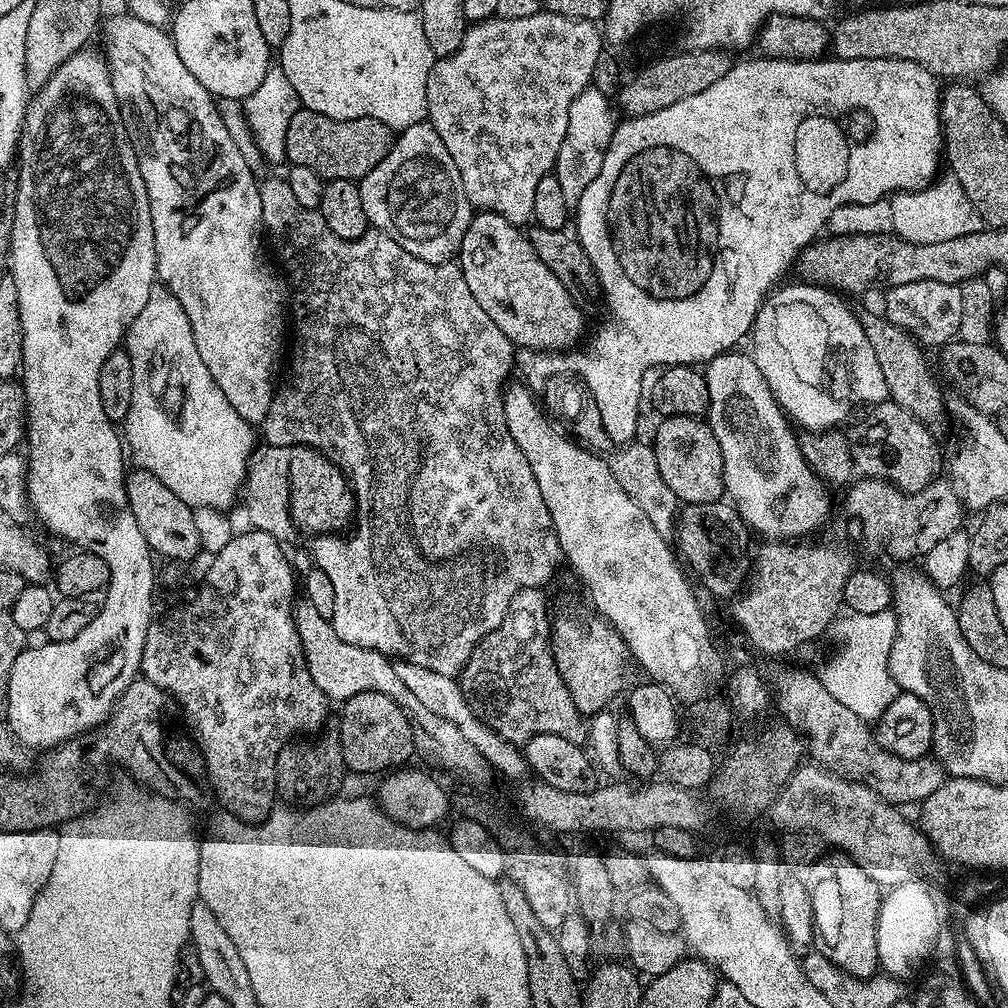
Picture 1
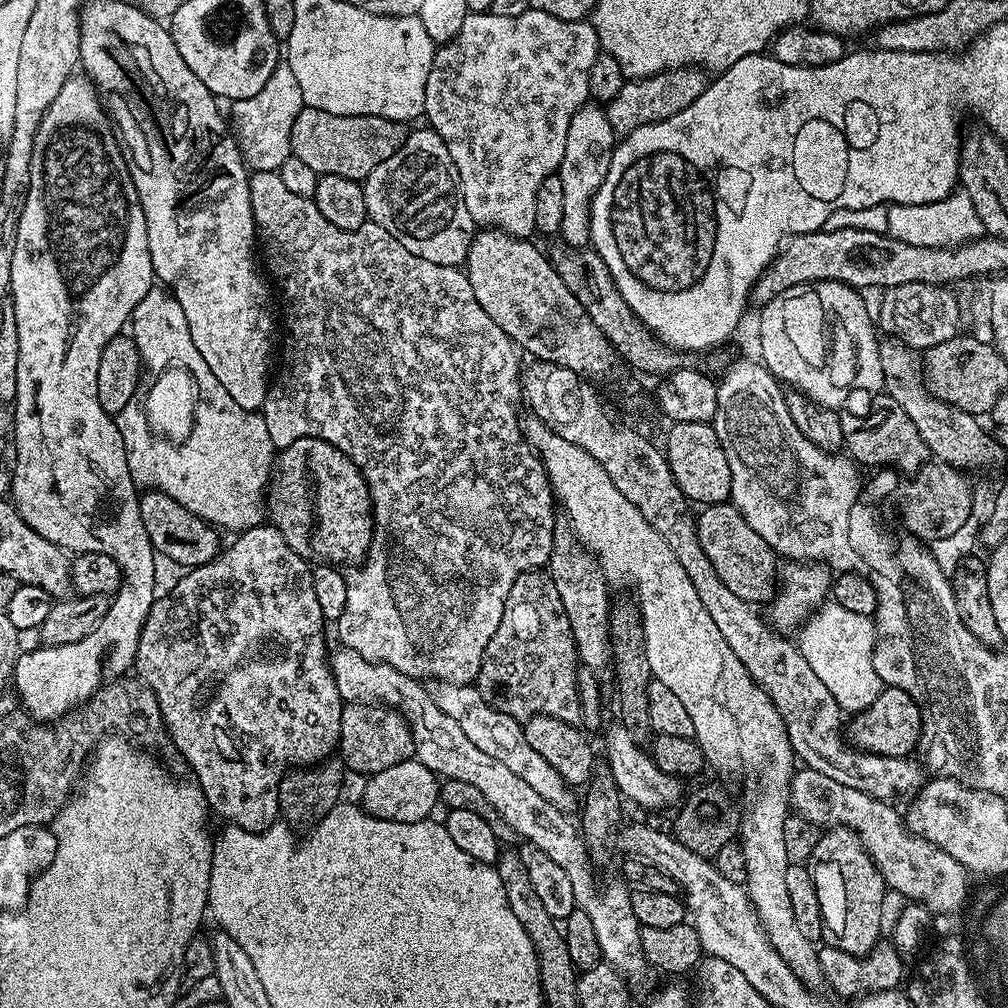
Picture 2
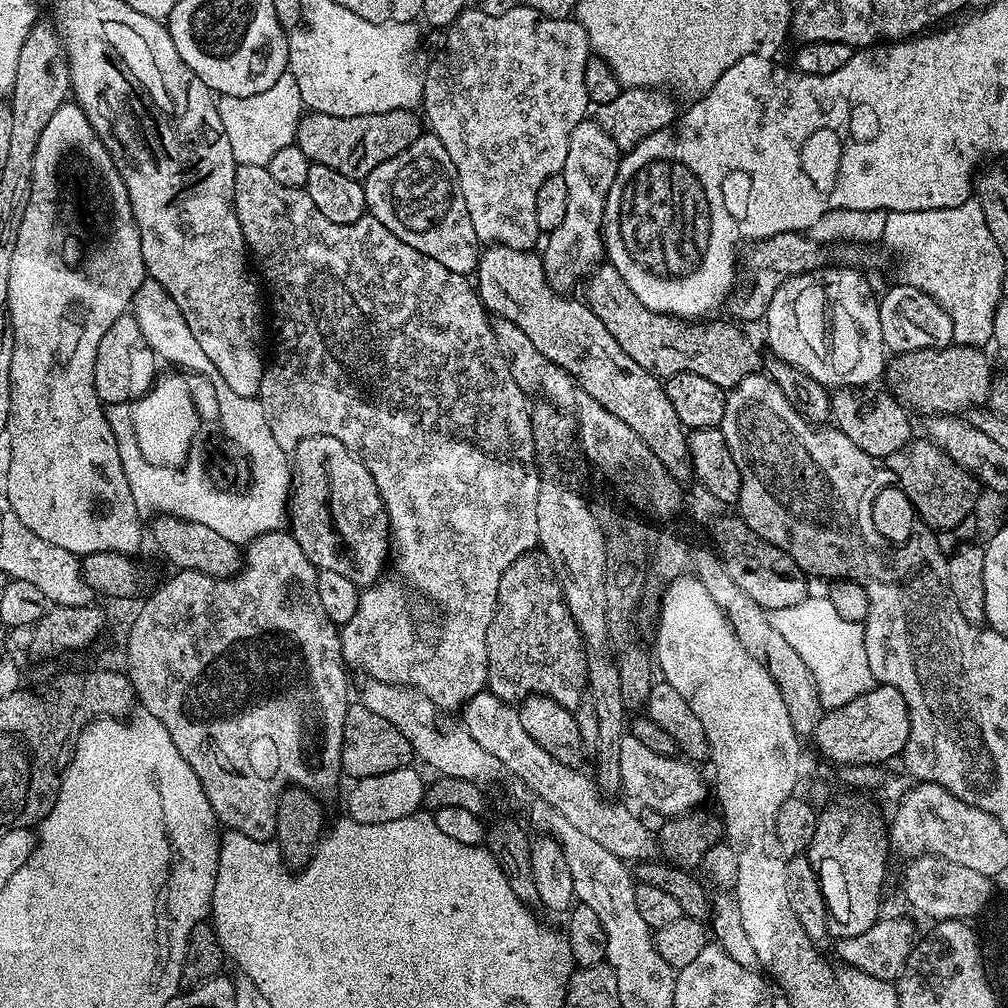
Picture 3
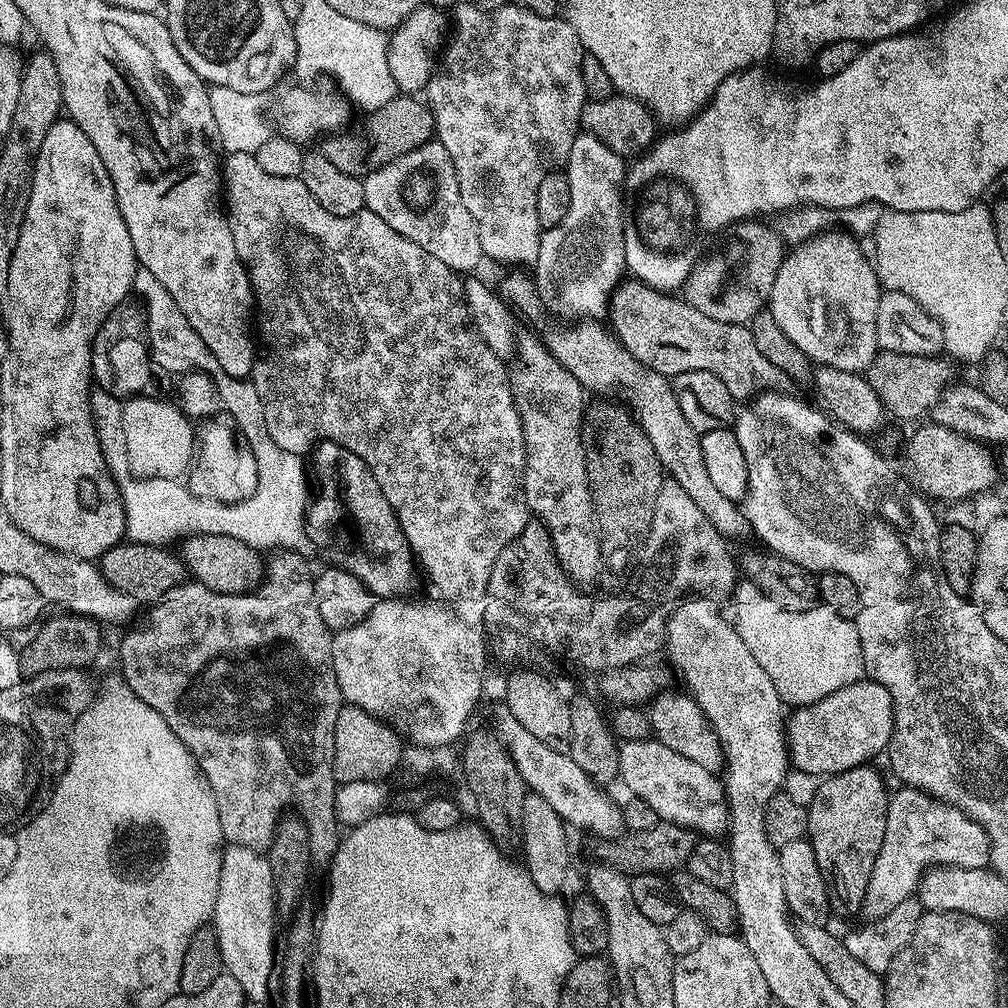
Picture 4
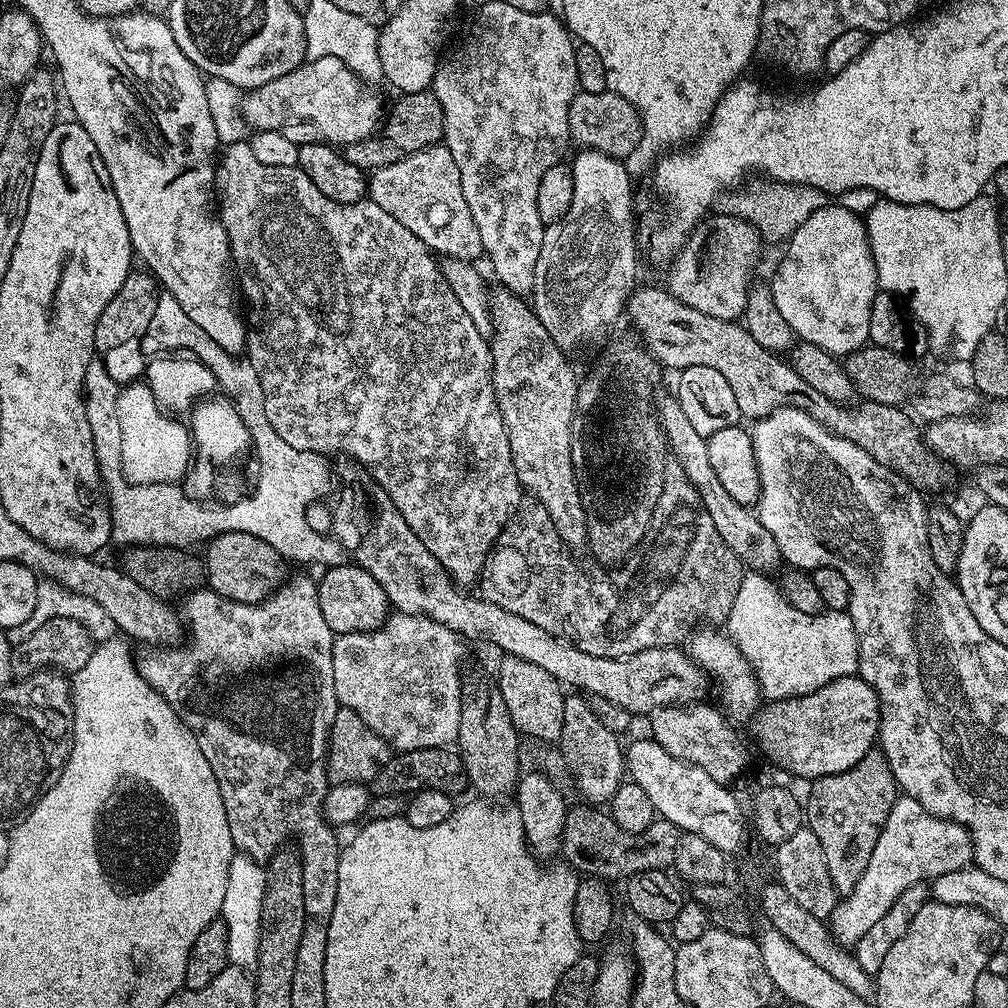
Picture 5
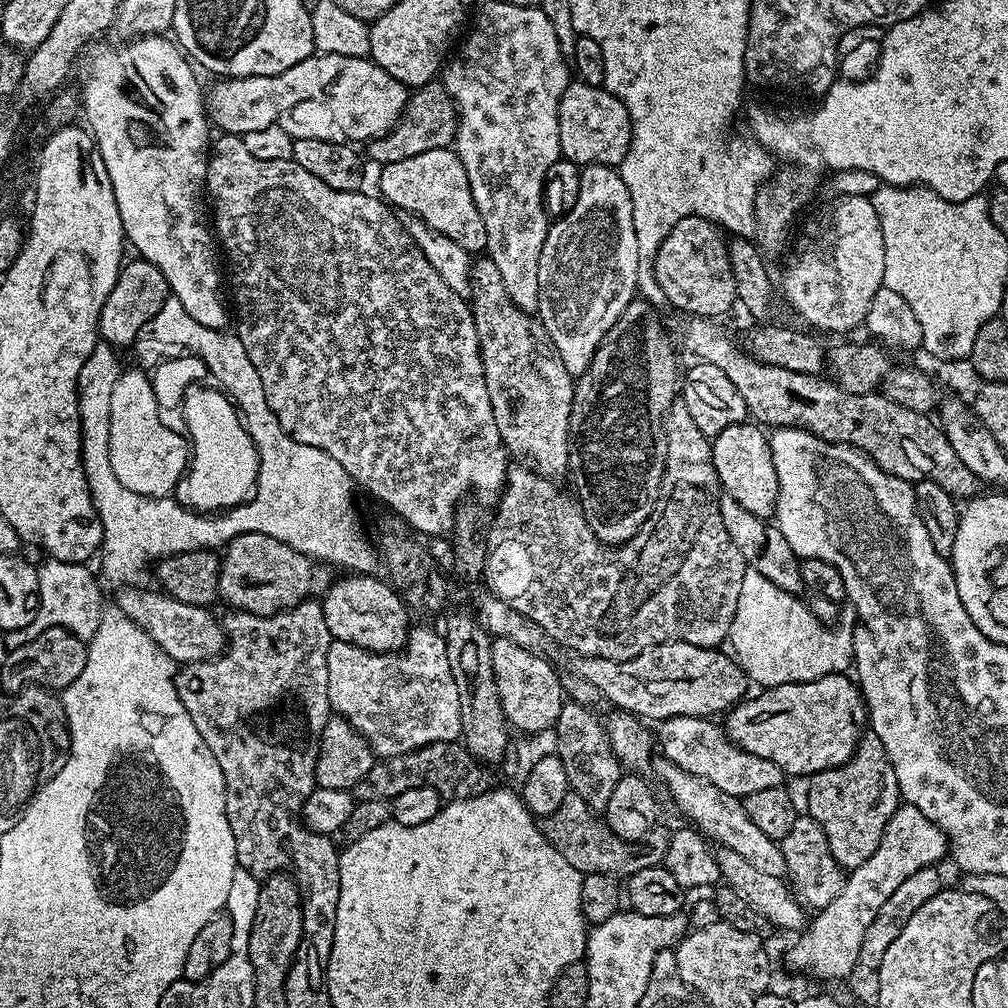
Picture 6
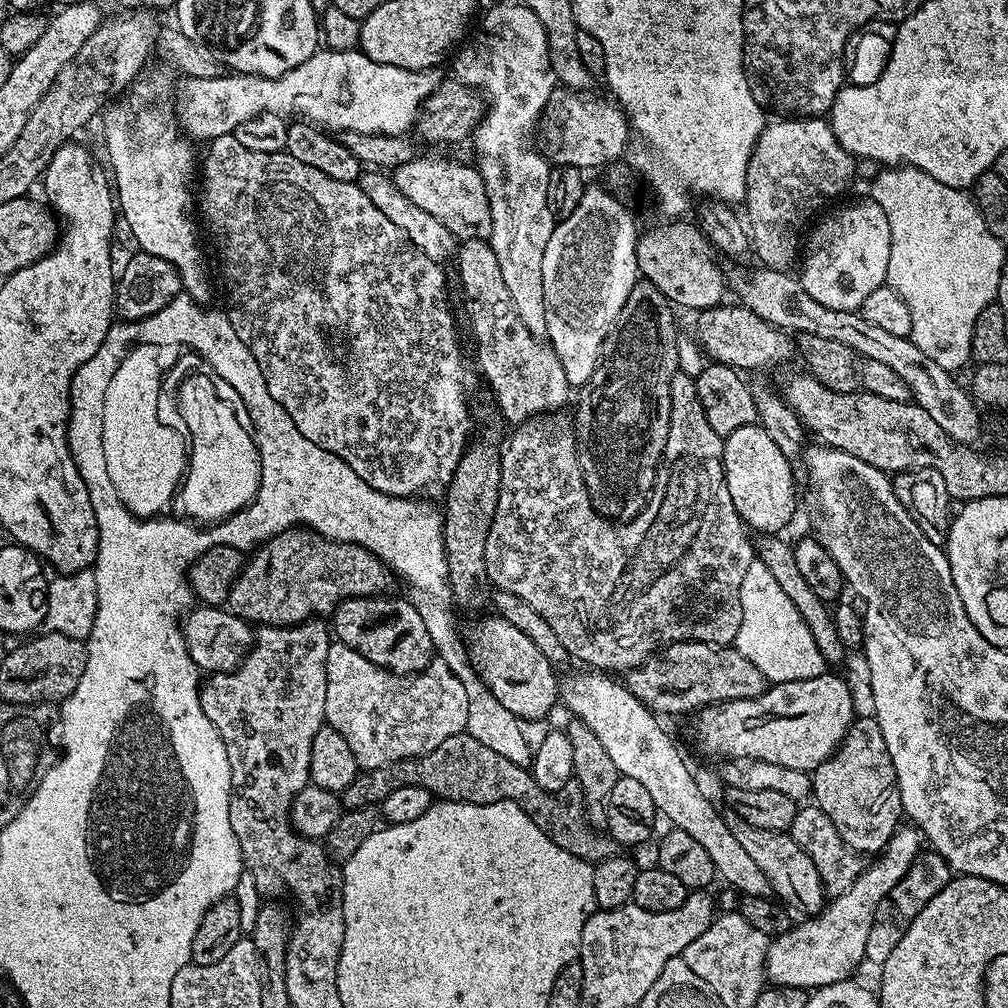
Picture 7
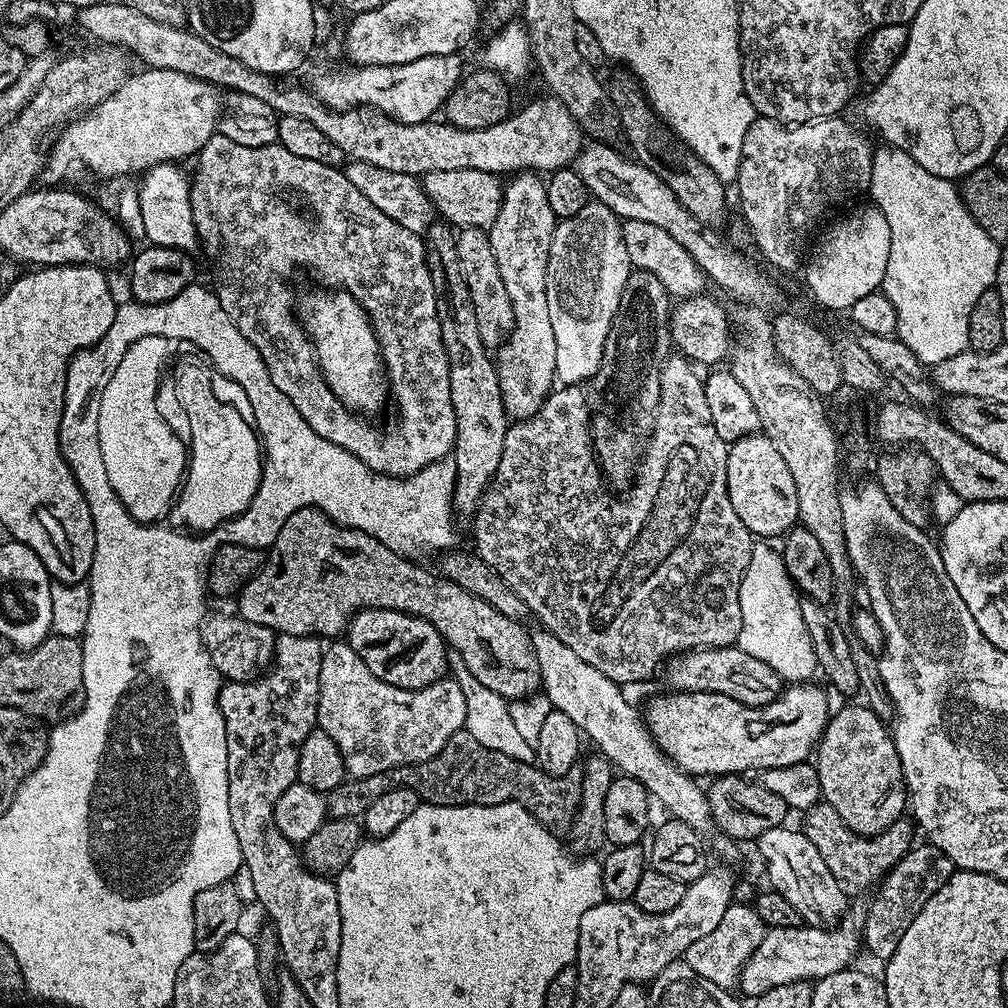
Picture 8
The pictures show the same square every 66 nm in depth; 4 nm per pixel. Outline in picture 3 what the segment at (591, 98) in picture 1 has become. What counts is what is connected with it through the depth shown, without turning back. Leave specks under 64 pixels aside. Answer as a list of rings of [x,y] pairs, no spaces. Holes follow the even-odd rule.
[[[585,118],[574,126],[562,173],[570,203],[566,206],[566,218],[558,225],[558,230],[547,233],[542,251],[545,278],[559,294],[571,293],[571,288],[576,283],[579,285],[605,259],[604,203],[616,177],[621,155],[622,149],[616,145],[614,138],[610,138],[610,134],[606,134],[606,130],[602,130],[602,126],[598,126],[595,118]]]

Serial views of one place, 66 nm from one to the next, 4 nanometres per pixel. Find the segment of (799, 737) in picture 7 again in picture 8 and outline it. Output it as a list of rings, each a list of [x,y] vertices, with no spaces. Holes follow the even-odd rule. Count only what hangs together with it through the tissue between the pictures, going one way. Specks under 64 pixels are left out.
[[[816,682],[793,683],[785,687],[776,700],[762,706],[743,705],[725,694],[669,691],[667,695],[656,696],[648,705],[643,705],[644,722],[658,747],[693,778],[756,774],[765,768],[805,763],[815,753],[830,715],[828,696]]]

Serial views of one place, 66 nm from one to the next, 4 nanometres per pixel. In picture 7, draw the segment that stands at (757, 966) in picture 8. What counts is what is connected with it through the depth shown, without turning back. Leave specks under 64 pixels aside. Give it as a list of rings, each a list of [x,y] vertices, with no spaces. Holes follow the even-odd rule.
[[[915,826],[897,828],[895,834],[890,838],[888,847],[873,859],[876,860],[873,864],[869,863],[865,867],[848,892],[843,892],[841,896],[835,897],[819,914],[801,919],[804,920],[801,924],[799,921],[789,932],[775,937],[769,943],[764,963],[767,979],[773,985],[782,988],[802,988],[805,990],[815,990],[827,984],[849,979],[853,975],[852,971],[859,964],[865,963],[866,938],[870,934],[870,926],[874,922],[874,914],[878,910],[878,906],[887,898],[890,890],[894,890],[894,886],[898,886],[898,882],[902,882],[906,870],[910,870],[914,858],[920,855],[921,851],[922,833],[919,828]]]

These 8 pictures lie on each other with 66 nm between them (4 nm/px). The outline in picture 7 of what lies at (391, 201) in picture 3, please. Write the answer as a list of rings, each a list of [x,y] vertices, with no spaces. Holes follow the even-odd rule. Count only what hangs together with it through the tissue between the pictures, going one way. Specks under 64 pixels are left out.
[[[420,154],[415,160],[406,162],[395,169],[394,179],[398,190],[402,190],[402,194],[406,194],[410,202],[426,210],[426,214],[434,214],[434,218],[438,218],[438,222],[442,222],[442,226],[446,226],[446,230],[450,230],[450,234],[454,234],[457,241],[488,240],[491,237],[492,211],[490,202],[486,198],[486,186],[484,179],[480,176],[479,167],[472,165],[471,168],[470,165],[459,164],[456,160],[435,160],[432,156]]]

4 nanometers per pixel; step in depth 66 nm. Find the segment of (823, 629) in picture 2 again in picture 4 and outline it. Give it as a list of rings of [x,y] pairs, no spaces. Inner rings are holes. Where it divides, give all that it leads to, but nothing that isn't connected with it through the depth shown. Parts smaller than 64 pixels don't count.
[[[747,578],[736,585],[736,633],[758,660],[785,705],[803,706],[865,679],[862,642],[847,615],[818,603],[805,612],[786,610]]]

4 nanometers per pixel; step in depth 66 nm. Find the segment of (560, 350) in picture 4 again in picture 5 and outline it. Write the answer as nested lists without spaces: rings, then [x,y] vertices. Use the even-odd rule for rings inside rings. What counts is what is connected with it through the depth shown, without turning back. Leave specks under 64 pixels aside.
[[[670,400],[664,410],[661,409],[660,414],[665,441],[677,465],[683,469],[688,480],[698,490],[703,505],[706,506],[707,514],[713,519],[714,526],[717,527],[718,534],[726,542],[726,546],[730,547],[745,569],[764,575],[776,573],[775,571],[779,567],[781,569],[783,565],[783,556],[778,548],[778,542],[775,541],[770,530],[765,528],[759,515],[753,509],[736,502],[723,489],[722,482],[719,481],[718,474],[714,473],[714,468],[710,463],[707,439],[698,434],[687,419],[686,414],[683,413],[680,404],[675,400]]]

